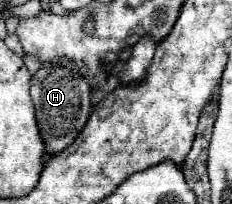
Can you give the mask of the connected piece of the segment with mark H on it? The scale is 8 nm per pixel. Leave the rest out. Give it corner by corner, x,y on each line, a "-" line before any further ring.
57,57
53,61
41,63
39,71
31,79
31,97
47,151
59,153
69,147
85,127
91,113
91,89
85,77
79,73
77,65
73,65
73,61
69,61
67,57

